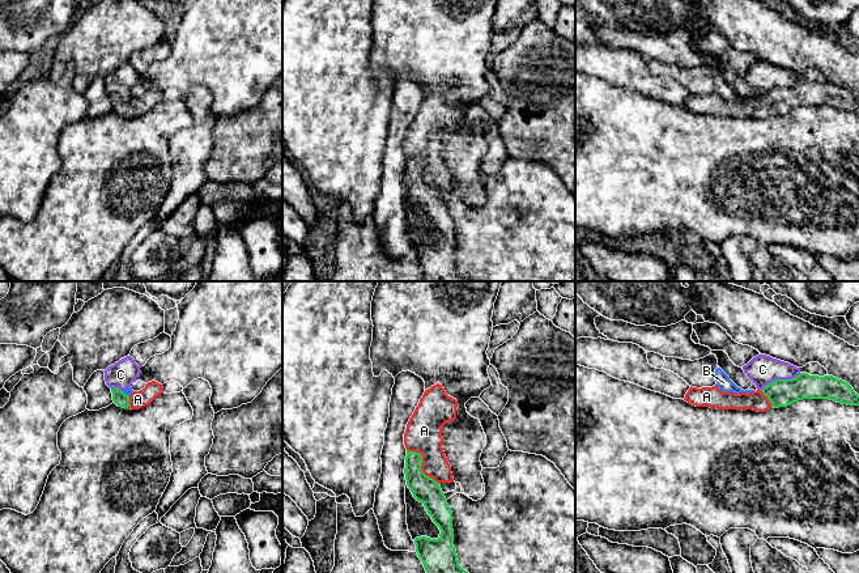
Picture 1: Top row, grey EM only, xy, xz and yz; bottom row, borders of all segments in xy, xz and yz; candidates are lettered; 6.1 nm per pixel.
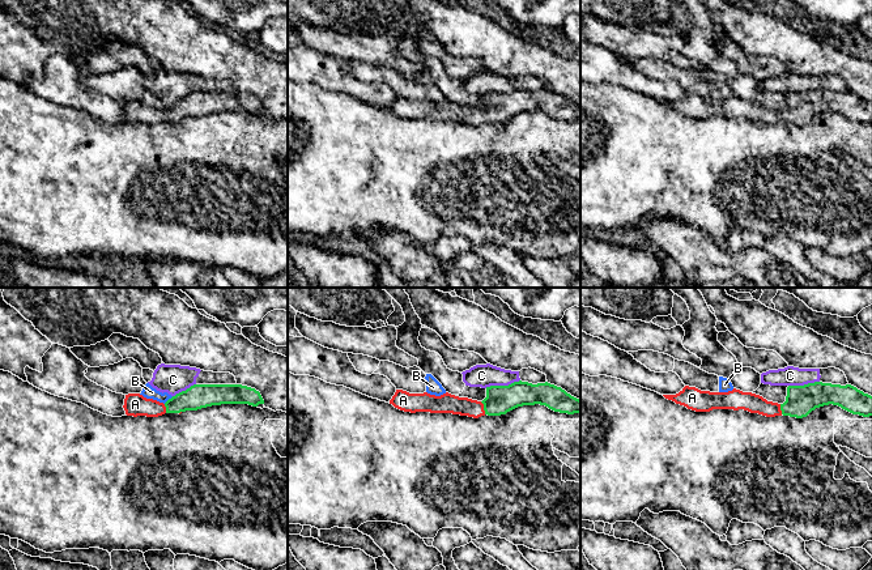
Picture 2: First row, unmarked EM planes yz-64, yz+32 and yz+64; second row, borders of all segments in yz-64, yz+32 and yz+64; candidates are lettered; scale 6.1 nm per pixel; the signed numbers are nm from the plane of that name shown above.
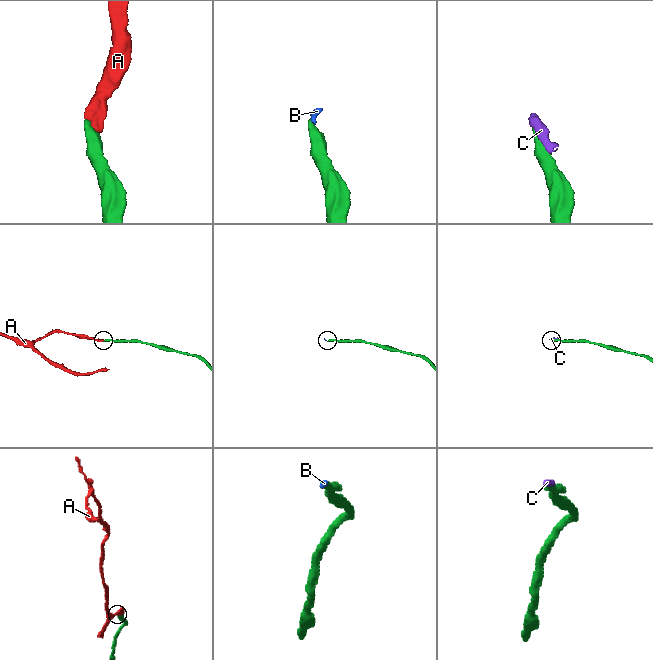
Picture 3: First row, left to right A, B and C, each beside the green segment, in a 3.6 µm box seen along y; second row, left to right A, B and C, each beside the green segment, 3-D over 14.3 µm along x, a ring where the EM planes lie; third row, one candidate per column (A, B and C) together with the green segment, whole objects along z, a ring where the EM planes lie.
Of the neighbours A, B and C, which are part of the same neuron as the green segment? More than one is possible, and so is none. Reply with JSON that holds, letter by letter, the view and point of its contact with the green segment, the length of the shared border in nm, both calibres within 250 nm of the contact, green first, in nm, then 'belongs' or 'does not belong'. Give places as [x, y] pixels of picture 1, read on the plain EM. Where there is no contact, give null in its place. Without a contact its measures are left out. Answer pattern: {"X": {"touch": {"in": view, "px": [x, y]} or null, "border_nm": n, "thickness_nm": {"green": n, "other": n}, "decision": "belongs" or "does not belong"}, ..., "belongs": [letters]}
{"A": {"touch": {"in": "xz", "px": [421, 172]}, "border_nm": 300, "thickness_nm": {"green": 160, "other": 220}, "decision": "belongs"}, "B": {"touch": {"in": "xy", "px": [123, 100]}, "border_nm": 70, "thickness_nm": {"green": 90, "other": 50}, "decision": "does not belong"}, "C": {"touch": {"in": "yz", "px": [779, 86]}, "border_nm": 280, "thickness_nm": {"green": 170, "other": 180}, "decision": "does not belong"}, "belongs": ["A"]}

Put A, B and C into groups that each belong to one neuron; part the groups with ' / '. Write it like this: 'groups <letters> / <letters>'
groups A / B C

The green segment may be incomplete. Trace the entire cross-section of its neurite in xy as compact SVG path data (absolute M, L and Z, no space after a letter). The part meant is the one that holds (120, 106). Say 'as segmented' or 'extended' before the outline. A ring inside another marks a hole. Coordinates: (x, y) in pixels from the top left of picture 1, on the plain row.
extended | M152 88L145 92L140 98L133 98L131 102L126 102L120 96L112 94L112 107L118 114L140 116L149 113L158 102L163 99L161 90Z

